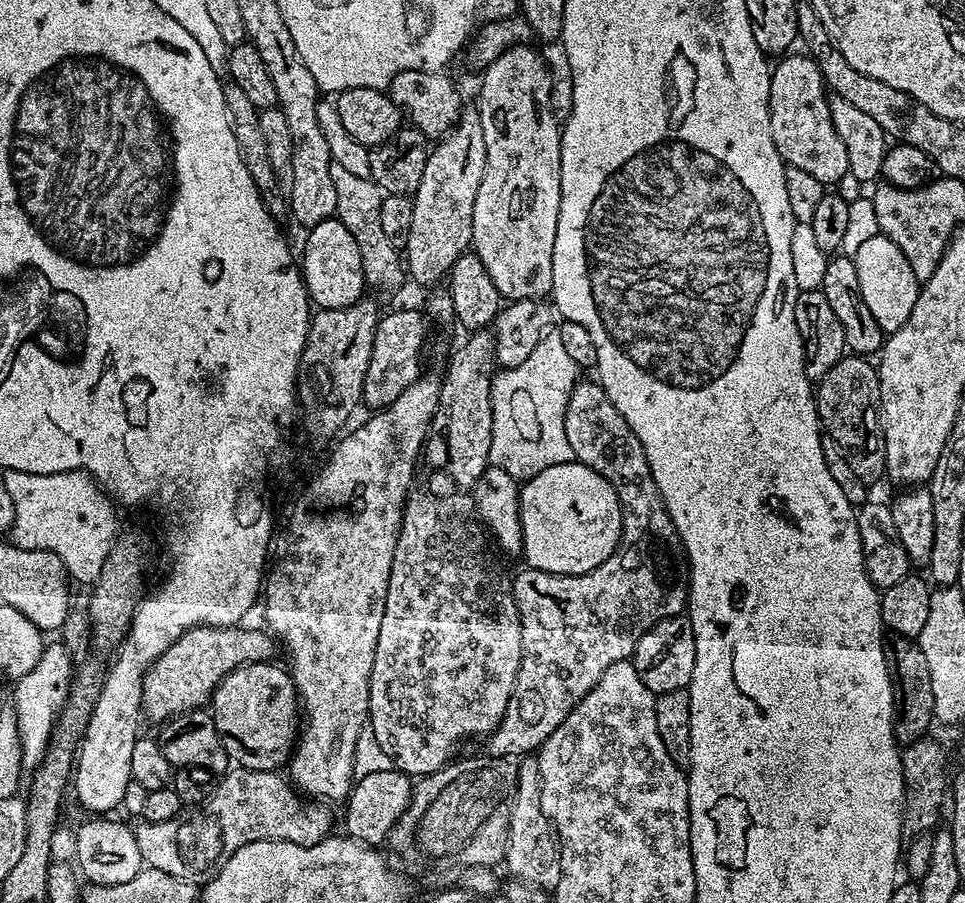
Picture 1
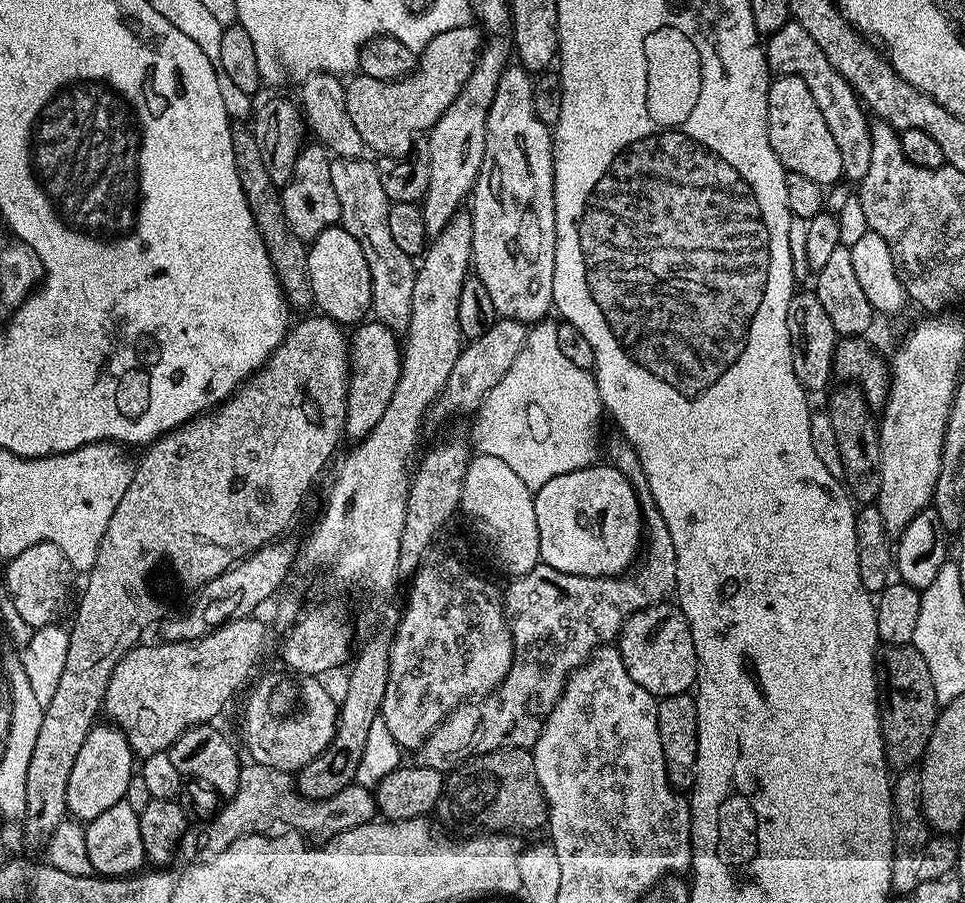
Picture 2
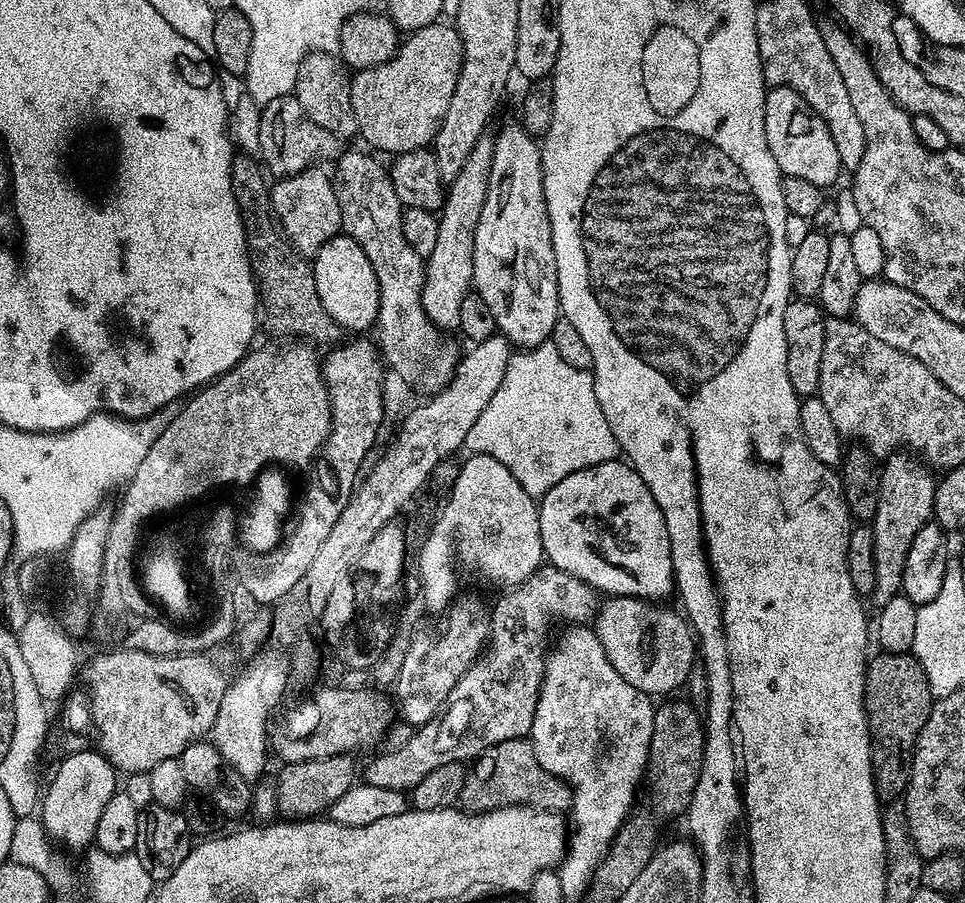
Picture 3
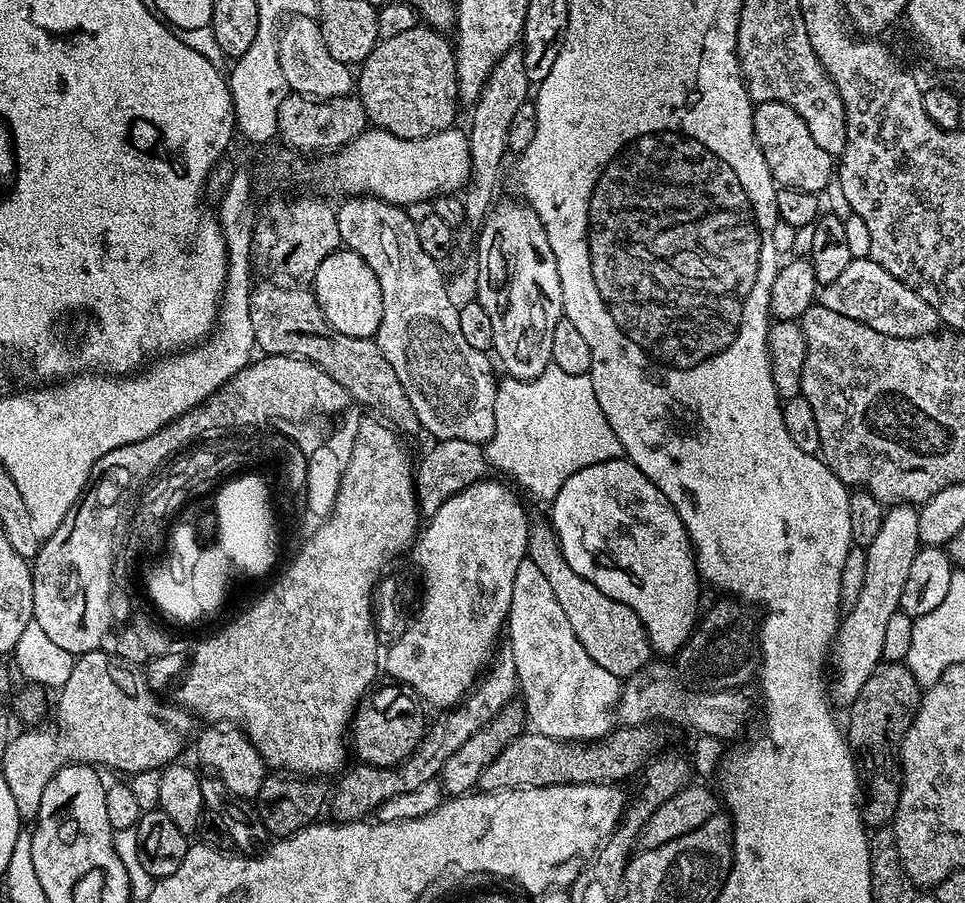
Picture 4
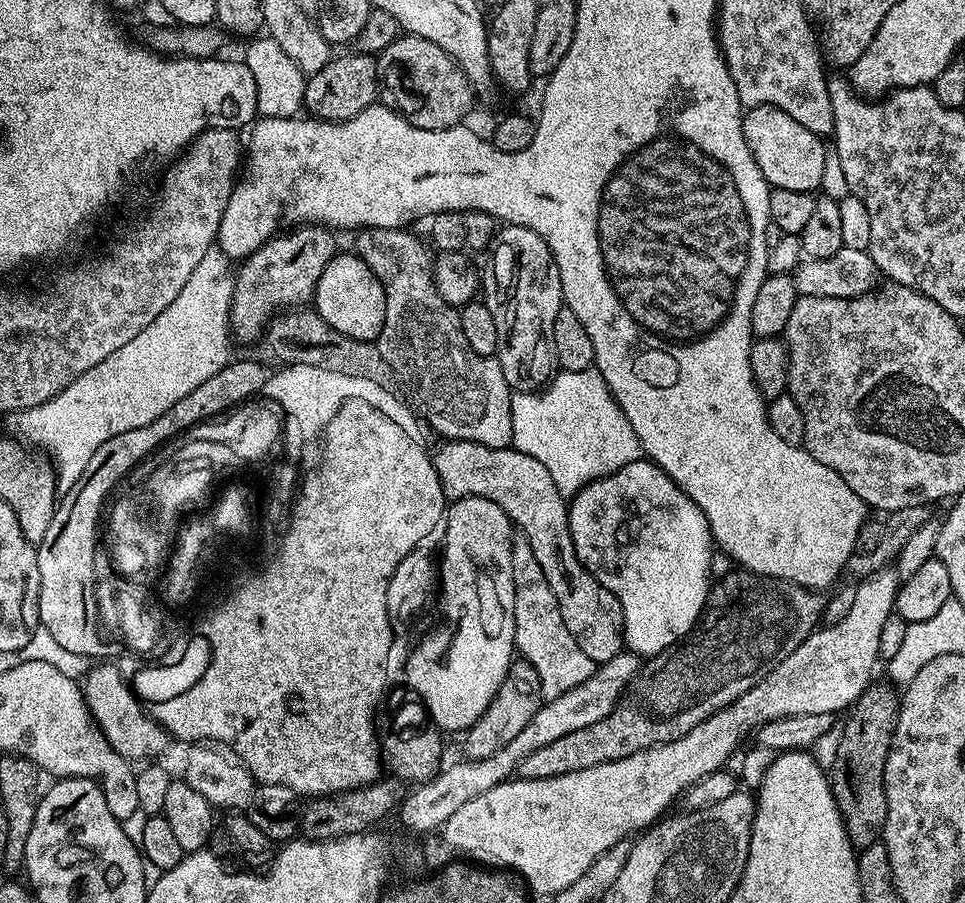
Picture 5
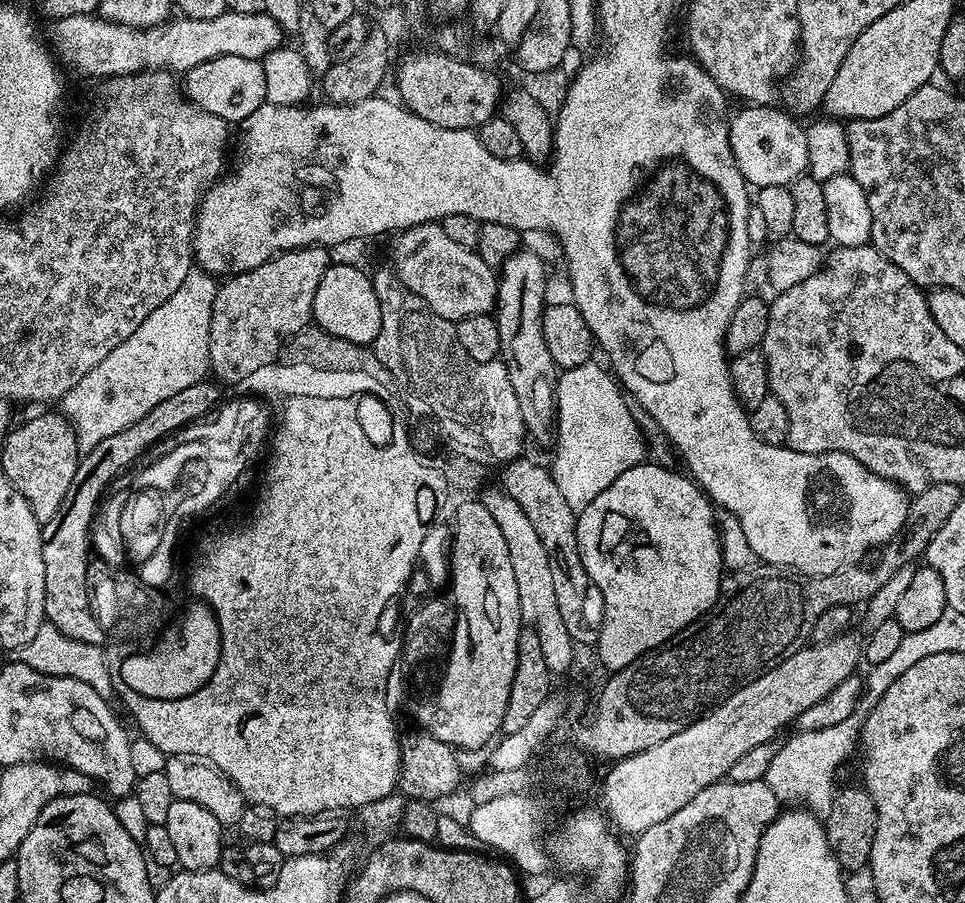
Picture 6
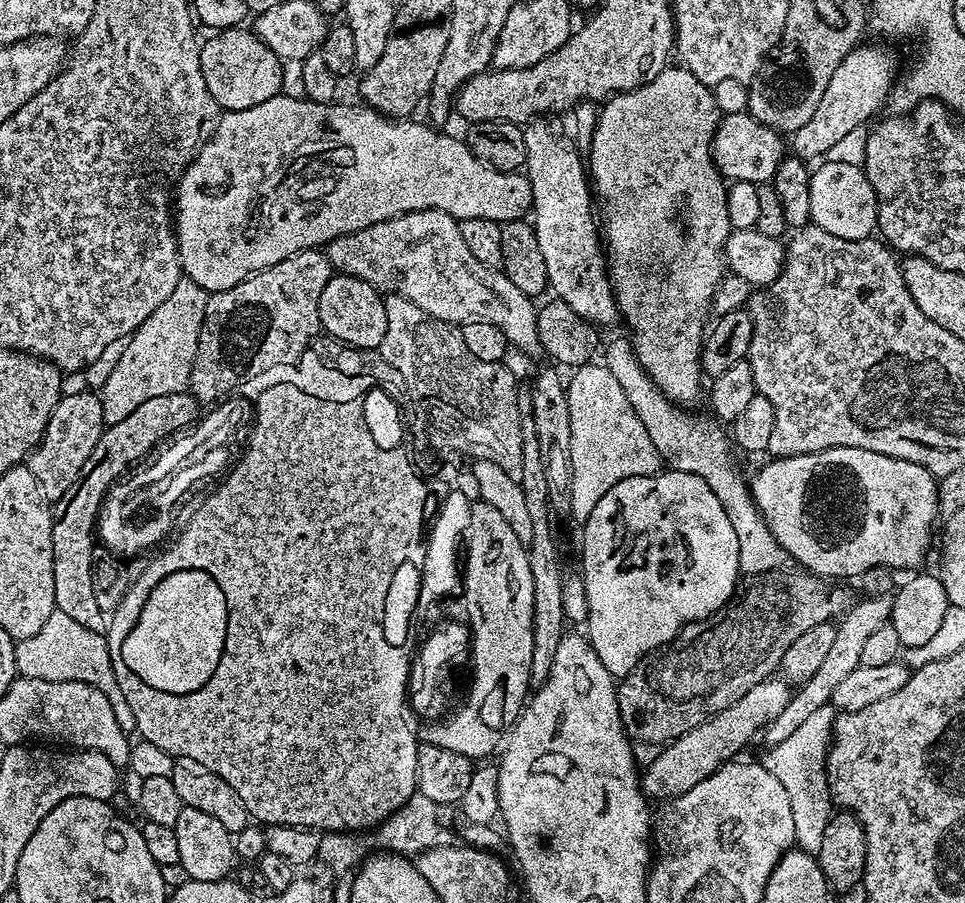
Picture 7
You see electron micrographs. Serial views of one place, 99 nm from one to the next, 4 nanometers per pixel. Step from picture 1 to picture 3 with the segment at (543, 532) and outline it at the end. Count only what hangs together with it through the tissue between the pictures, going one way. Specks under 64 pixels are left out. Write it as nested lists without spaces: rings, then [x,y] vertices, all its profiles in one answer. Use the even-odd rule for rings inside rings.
[[[615,459],[598,466],[590,466],[586,470],[578,470],[566,478],[562,478],[562,482],[558,482],[558,486],[551,488],[545,496],[539,497],[538,507],[540,510],[542,546],[544,547],[547,563],[551,567],[562,569],[566,574],[570,574],[574,578],[586,582],[591,588],[595,588],[597,593],[607,594],[608,596],[637,596],[639,600],[664,602],[667,601],[664,599],[668,595],[673,595],[676,578],[673,575],[672,546],[670,544],[670,534],[666,528],[666,518],[662,514],[658,502],[654,502],[654,494],[650,494],[646,482],[642,482],[642,478],[631,464]]]

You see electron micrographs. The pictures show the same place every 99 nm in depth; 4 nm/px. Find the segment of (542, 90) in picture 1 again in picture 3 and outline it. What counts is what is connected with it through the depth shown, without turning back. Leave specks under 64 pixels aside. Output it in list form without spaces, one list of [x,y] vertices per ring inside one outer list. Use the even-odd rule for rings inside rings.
[[[519,122],[508,124],[500,133],[495,133],[486,202],[482,206],[482,218],[478,218],[478,230],[474,234],[474,290],[485,300],[486,306],[490,306],[499,335],[505,336],[509,345],[520,350],[549,343],[554,326],[562,316],[540,149],[537,137],[529,134]]]

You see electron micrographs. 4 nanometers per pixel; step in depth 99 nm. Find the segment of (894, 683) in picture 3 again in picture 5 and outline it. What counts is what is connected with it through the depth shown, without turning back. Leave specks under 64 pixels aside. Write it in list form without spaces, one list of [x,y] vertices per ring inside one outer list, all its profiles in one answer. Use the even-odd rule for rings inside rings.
[[[883,683],[869,684],[852,705],[844,729],[838,732],[836,760],[830,767],[830,783],[836,795],[836,805],[852,847],[857,850],[877,843],[883,837],[886,826],[884,767],[900,713],[901,693],[891,683]]]

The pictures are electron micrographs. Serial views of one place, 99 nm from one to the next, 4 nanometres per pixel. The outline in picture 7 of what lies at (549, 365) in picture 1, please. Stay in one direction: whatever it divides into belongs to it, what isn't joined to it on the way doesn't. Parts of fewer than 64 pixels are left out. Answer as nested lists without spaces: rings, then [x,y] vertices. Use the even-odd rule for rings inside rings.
[[[589,362],[573,371],[572,381],[566,384],[568,393],[568,409],[570,410],[570,462],[572,463],[572,485],[570,486],[571,519],[583,522],[590,518],[590,510],[598,506],[598,498],[610,490],[618,482],[635,476],[652,476],[661,471],[662,461],[654,442],[650,442],[650,434],[646,434],[646,426],[634,414],[634,406],[630,406],[626,394],[622,394],[622,386],[618,386],[618,378],[610,374],[603,363]]]

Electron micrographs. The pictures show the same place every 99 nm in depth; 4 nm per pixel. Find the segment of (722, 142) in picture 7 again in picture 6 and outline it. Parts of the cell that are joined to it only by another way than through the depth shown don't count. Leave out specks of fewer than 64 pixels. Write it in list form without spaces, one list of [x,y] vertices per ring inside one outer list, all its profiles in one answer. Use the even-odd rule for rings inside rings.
[[[744,106],[728,125],[730,150],[738,170],[753,189],[791,185],[808,170],[806,128],[797,117],[780,106]]]

